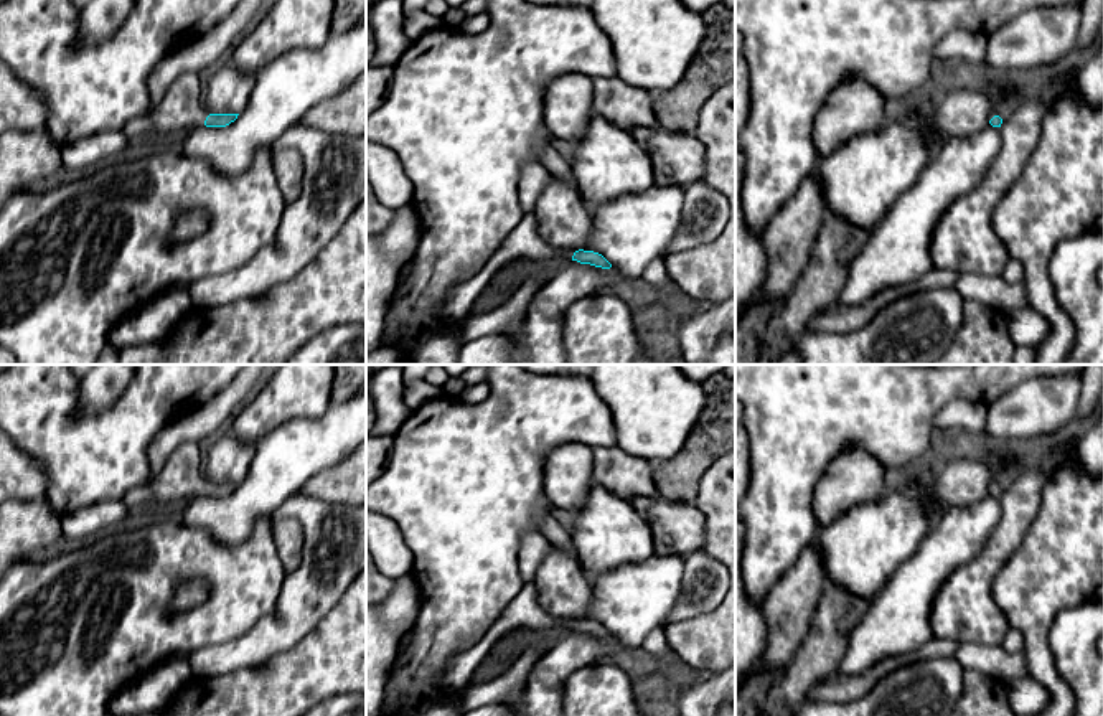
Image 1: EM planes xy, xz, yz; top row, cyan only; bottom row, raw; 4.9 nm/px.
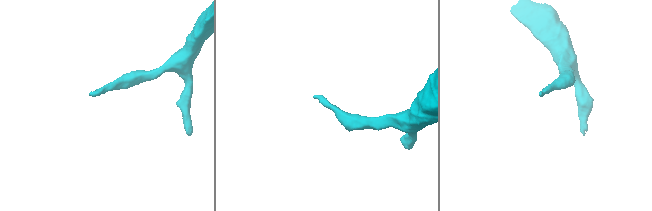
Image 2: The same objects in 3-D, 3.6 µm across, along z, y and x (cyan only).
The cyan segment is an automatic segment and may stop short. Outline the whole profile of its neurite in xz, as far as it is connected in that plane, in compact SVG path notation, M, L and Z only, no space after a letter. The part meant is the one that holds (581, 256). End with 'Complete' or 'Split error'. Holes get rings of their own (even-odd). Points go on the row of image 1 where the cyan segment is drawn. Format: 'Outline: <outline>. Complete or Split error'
Outline: M526 213L521 223L513 229L503 246L491 256L480 272L455 287L437 307L439 313L458 325L470 317L470 310L480 294L490 290L495 276L509 262L526 257L539 262L542 267L559 259L577 261L602 269L612 264L598 252L575 251L574 247L551 246L537 234L537 221L533 213Z. Split error

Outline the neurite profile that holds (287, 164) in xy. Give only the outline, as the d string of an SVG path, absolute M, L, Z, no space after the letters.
M284 148L272 153L272 167L282 191L282 196L287 203L293 203L303 188L303 158L293 148Z

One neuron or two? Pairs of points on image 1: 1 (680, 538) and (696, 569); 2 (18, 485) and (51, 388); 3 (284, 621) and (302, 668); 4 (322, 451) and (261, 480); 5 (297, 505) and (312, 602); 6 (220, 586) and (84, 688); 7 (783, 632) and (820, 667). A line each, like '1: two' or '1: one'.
1: two
2: two
3: two
4: one
5: one
6: one
7: two

